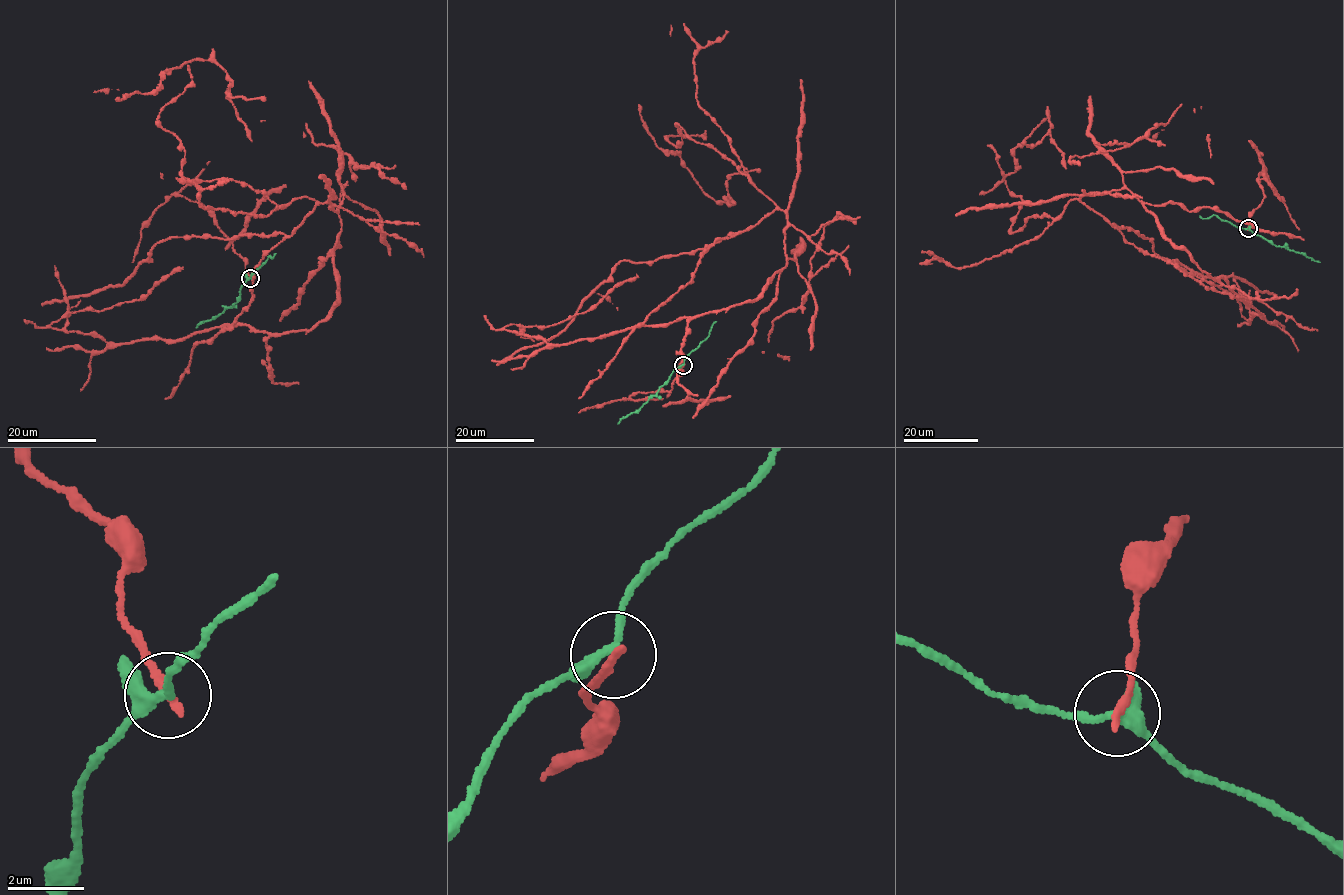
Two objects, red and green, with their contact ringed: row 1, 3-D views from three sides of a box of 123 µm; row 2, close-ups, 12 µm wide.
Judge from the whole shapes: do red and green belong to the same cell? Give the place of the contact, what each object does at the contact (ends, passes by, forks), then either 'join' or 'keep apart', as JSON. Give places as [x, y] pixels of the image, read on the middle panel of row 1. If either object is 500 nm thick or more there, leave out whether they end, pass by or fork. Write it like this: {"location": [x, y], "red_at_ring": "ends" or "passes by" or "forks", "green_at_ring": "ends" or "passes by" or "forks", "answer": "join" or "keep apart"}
{"location": [683, 365], "red_at_ring": "ends", "green_at_ring": "forks", "answer": "keep apart"}

